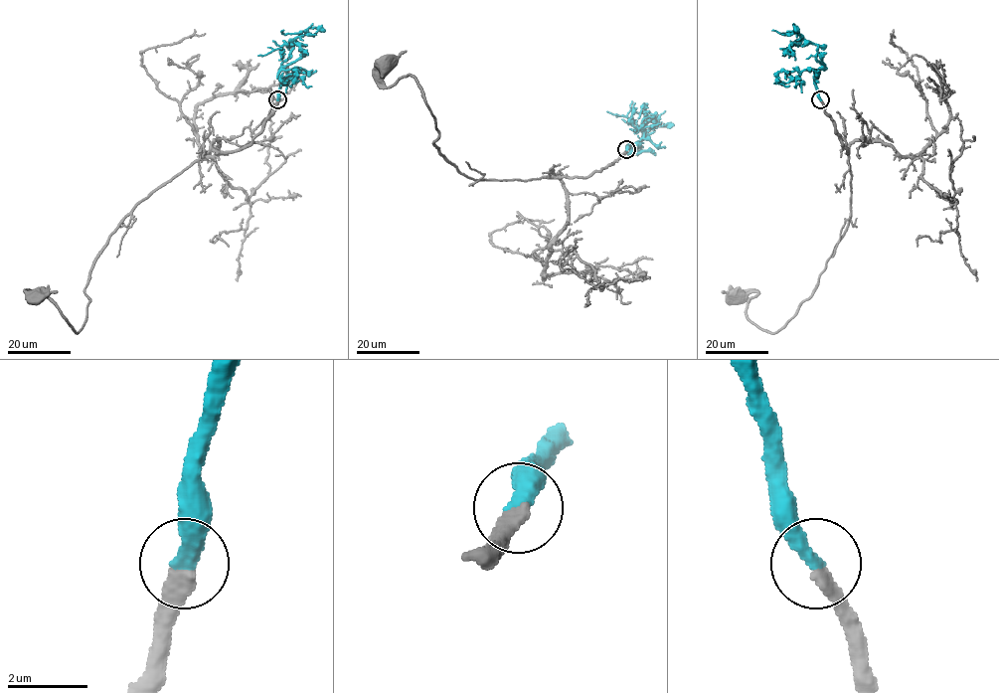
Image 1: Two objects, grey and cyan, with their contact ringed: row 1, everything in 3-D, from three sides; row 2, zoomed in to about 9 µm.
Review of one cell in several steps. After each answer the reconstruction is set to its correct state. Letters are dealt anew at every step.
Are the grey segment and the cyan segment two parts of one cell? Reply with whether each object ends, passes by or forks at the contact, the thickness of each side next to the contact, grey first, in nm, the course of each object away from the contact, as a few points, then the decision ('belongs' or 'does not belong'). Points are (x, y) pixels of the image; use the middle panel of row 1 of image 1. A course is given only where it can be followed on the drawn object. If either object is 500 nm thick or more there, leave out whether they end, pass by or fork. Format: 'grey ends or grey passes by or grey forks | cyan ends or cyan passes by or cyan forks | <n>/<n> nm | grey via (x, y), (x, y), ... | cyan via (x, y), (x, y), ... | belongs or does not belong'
grey ends | cyan ends | 400/440 nm | grey via (626, 149), (586, 177), (473, 179), (433, 144), (435, 118), (416, 79), (402, 76), (386, 86), (383, 63) | cyan via (626, 149), (629, 144), (630, 151), (641, 147), (641, 136), (653, 127), (646, 114), (631, 109), (632, 101) | belongs

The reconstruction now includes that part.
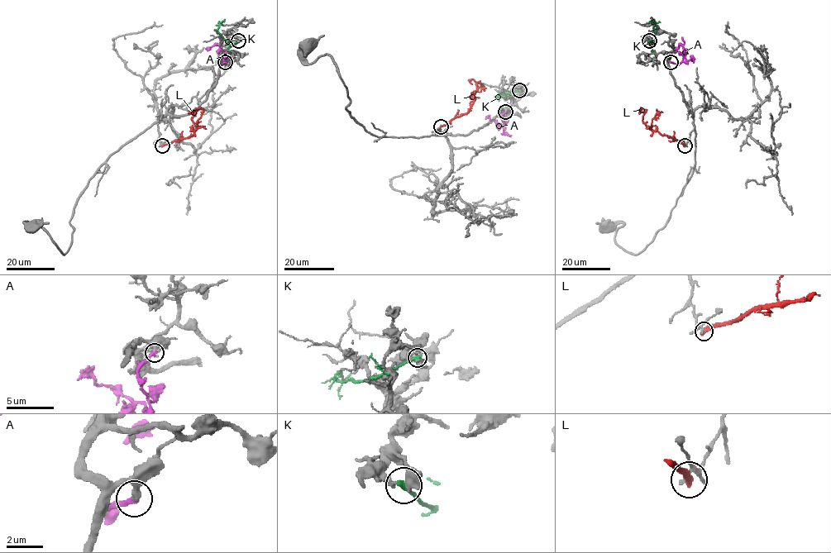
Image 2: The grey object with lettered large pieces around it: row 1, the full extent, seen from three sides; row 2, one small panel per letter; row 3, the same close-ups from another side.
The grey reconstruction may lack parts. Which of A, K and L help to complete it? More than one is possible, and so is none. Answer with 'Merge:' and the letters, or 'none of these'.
Merge: A

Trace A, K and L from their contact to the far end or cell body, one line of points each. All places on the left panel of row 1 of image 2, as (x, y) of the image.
A: (225, 62), (221, 63), (224, 61), (223, 50), (218, 45), (205, 49)
K: (239, 41), (229, 44), (221, 36), (217, 30), (219, 23), (224, 21)
L: (162, 145), (193, 134), (202, 109), (196, 108), (190, 112), (193, 112)

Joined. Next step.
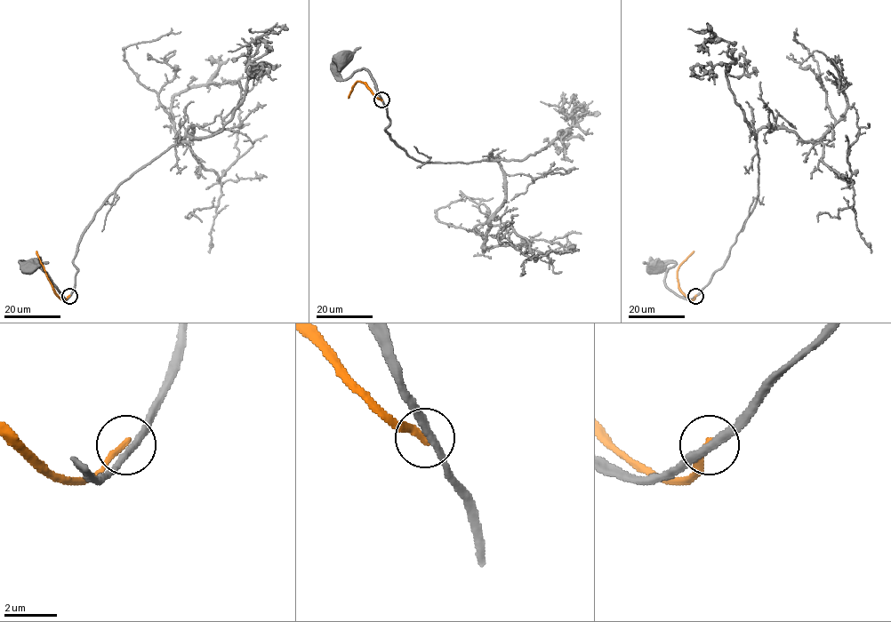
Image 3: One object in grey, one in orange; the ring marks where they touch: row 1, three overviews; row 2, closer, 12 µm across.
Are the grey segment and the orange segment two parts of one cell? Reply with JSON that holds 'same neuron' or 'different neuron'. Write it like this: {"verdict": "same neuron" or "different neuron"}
{"verdict": "different neuron"}

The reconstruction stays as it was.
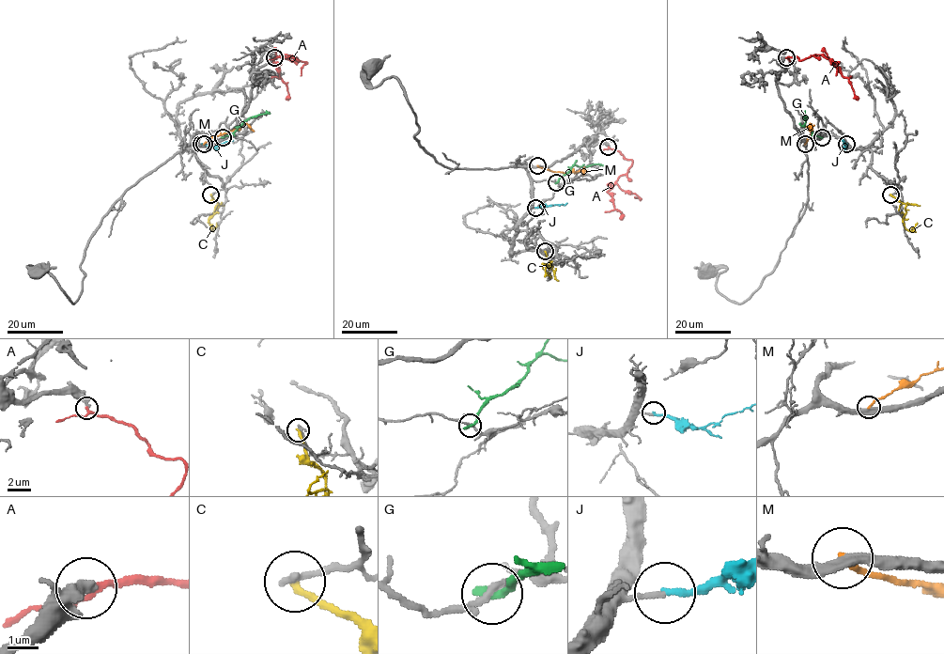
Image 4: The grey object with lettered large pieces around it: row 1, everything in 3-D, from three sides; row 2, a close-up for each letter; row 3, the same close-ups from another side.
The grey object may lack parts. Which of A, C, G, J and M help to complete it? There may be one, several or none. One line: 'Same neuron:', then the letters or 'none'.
Same neuron: J

